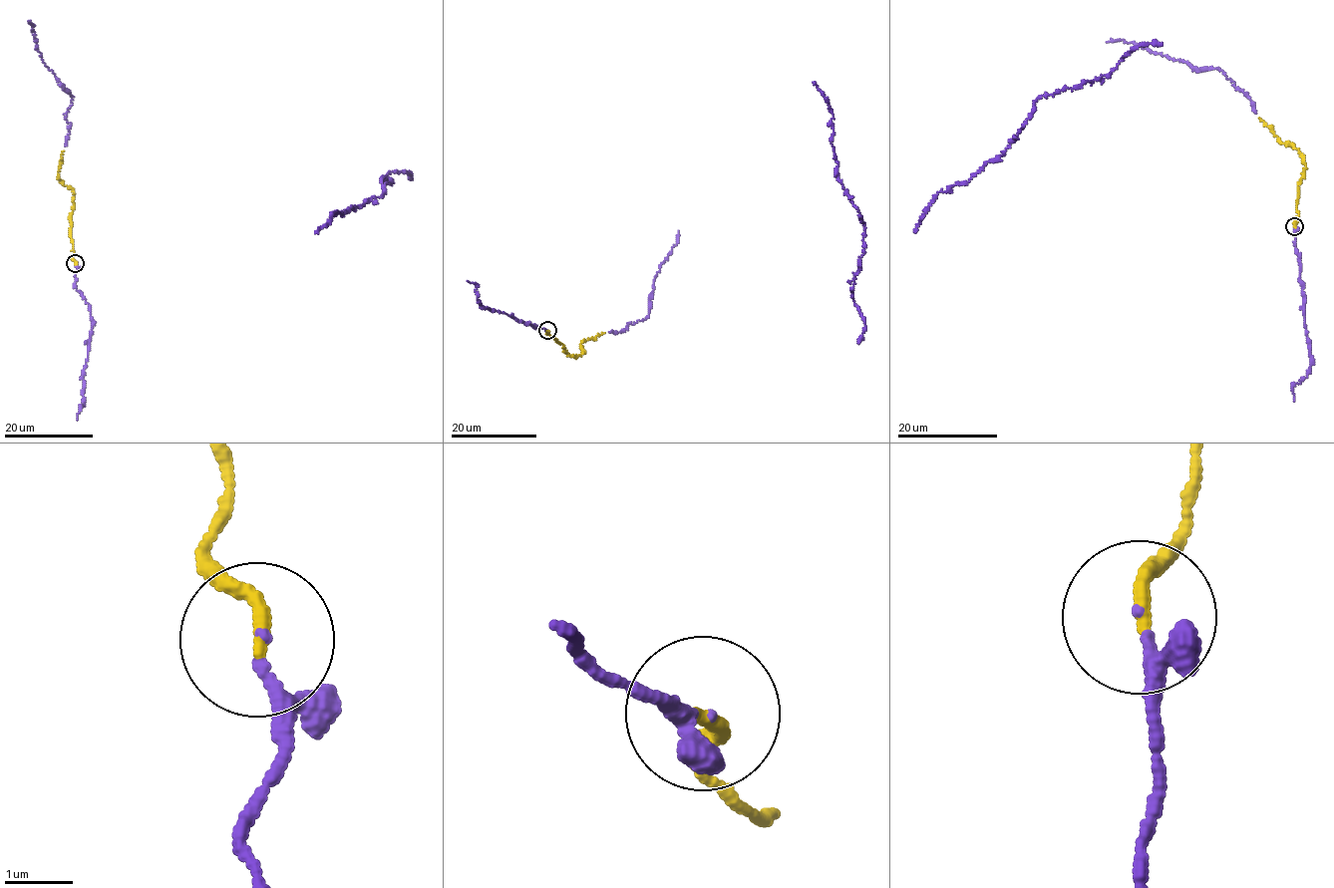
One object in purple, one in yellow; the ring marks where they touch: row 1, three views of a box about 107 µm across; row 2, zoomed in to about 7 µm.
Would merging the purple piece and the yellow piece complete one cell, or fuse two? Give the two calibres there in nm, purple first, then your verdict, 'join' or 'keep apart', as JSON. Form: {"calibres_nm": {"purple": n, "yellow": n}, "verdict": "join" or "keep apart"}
{"calibres_nm": {"purple": 120, "yellow": 200}, "verdict": "join"}

